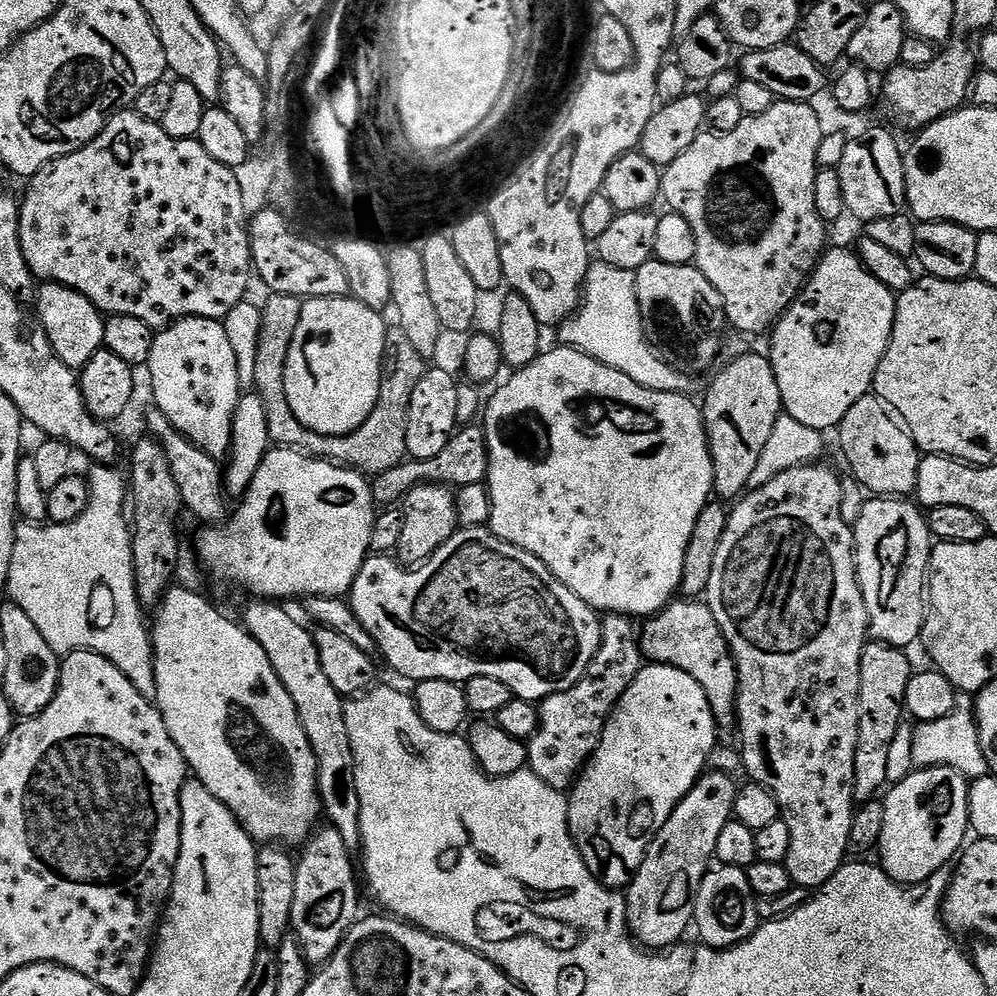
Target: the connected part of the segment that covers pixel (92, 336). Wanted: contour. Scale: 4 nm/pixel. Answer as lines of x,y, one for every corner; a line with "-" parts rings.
44,282
39,285
35,300
36,312
40,315
39,327
65,366
73,370
84,368
94,354
102,351
105,317
92,305
90,298
78,294
78,290
67,288
65,284

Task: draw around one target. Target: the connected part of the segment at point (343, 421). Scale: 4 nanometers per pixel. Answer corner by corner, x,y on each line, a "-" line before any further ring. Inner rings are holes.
351,295
304,301
302,318
298,318
298,330
294,330
294,342
290,342
290,354
286,358
286,370
282,381
286,386
286,402
290,402
290,410
294,410
294,416
298,418
298,422
302,422
302,426
306,426
323,436
345,436
358,430
362,426
362,422
366,422
366,418
370,418
370,414
378,402
380,378
384,366
384,347
386,346
386,338
390,334
390,328
384,325
384,320
380,316
383,315
377,309
358,302

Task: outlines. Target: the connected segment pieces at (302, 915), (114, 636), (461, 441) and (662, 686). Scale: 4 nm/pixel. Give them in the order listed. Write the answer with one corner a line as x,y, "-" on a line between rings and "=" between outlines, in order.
330,826
313,831
302,851
304,853
298,856
294,878
292,928
309,965
323,966
338,950
344,935
361,915
360,892
356,889
358,868
352,865
354,856
346,842
342,842
342,834
=
96,466
93,472
86,476
88,486
88,504
82,510
82,514
77,520
72,520
68,524
30,524
20,522
16,525
16,541
14,542
14,558
10,558
10,574
8,575
7,595
10,594
11,603
22,606
26,610
27,616
34,621
34,626
38,626
38,631
42,633
42,638
50,642
50,646
58,654
67,654
70,652
97,652
106,657
130,682
134,682
134,690
142,694
146,699
155,701
156,699
156,679
154,678
154,662
152,661
152,638
149,625
144,624
145,609
136,596
136,575
132,565
132,534
130,531
130,520
124,517
124,499
129,499
130,488
126,483
126,476
116,469
116,466
=
464,426
450,438
446,450
429,460
405,459
404,463
394,466
394,470
386,470
371,481
372,496
377,505
392,506
403,501
410,490
420,484
442,484
459,490
466,486
484,484
488,479
488,442
483,427
=
649,663
647,666
641,667
640,672
634,678
634,682
628,687
626,694
622,694
622,698
612,711
612,717
608,719
602,730
602,738
598,742
594,754
584,765
584,771
576,777
576,783
572,785
570,795
567,797
568,829
572,835
572,840
576,844
577,850
582,854
590,874
594,874
594,878
601,880
605,888
627,889
633,878
636,877
636,872
642,866
649,846
652,845
654,838
662,830
662,826
666,826
670,814
674,814
674,810
682,802
682,798
686,798
686,794
696,785
697,780
705,775
708,768
708,755
716,751
718,747
716,732
718,733
718,725
710,708
710,702
706,698
706,690
702,690
702,686
698,686
698,682
694,682
694,678
690,678
690,674
686,674
681,668
675,668
669,664

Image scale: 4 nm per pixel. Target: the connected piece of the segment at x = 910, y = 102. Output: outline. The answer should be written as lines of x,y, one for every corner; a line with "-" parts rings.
949,43
948,49
941,51
934,62
925,68
905,68
897,66
883,77
884,80
884,104
888,112
904,128
916,128
923,130
928,125
941,120
952,112
958,112
969,103
968,95
972,92
972,79
978,73
978,52
975,47
968,44

